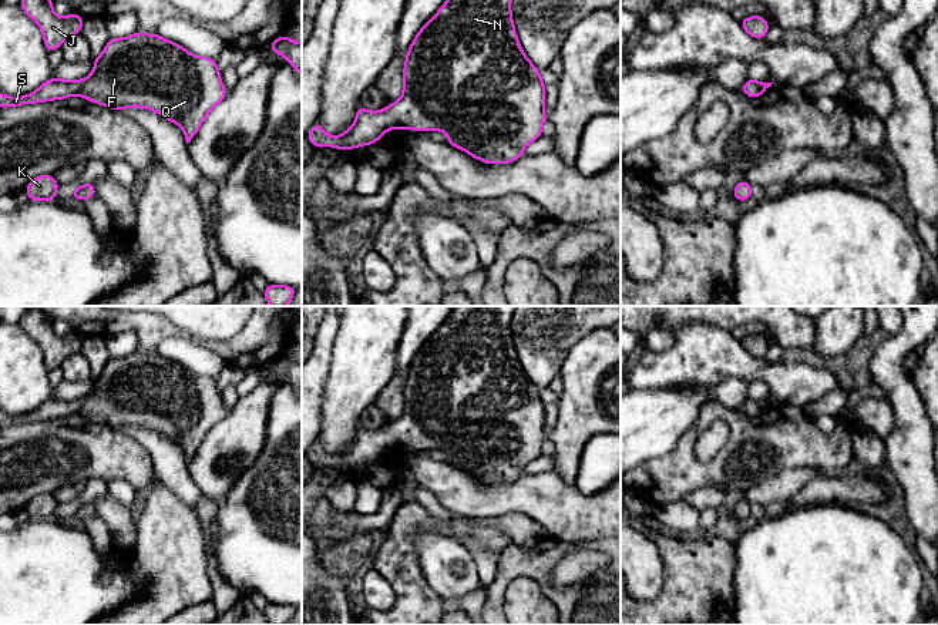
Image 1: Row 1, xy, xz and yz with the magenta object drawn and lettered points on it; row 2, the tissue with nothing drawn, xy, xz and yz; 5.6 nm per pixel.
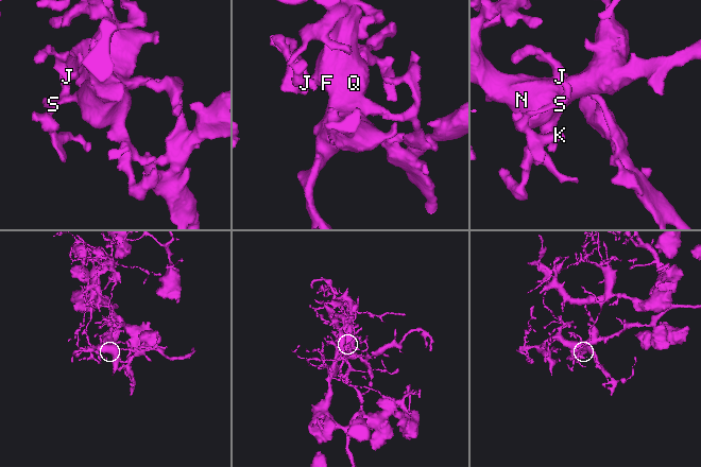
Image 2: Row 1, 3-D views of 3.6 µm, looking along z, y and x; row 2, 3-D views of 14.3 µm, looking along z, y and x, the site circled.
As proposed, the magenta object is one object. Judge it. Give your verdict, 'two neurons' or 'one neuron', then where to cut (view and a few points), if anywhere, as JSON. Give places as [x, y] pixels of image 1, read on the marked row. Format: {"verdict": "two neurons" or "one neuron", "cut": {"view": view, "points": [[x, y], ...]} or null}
{"verdict": "one neuron", "cut": null}

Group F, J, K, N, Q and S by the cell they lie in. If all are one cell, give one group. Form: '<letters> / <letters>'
F J K N Q S

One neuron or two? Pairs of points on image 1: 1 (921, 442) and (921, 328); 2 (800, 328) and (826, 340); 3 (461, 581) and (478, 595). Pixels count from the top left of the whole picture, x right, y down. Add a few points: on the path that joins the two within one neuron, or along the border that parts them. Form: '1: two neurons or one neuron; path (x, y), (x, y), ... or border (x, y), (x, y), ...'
1: one neuron; path (910, 413), (904, 396), (891, 376), (893, 356)
2: two neurons; border (816, 321), (814, 343), (810, 348)
3: two neurons; border (481, 585), (466, 592), (459, 600), (459, 605)

